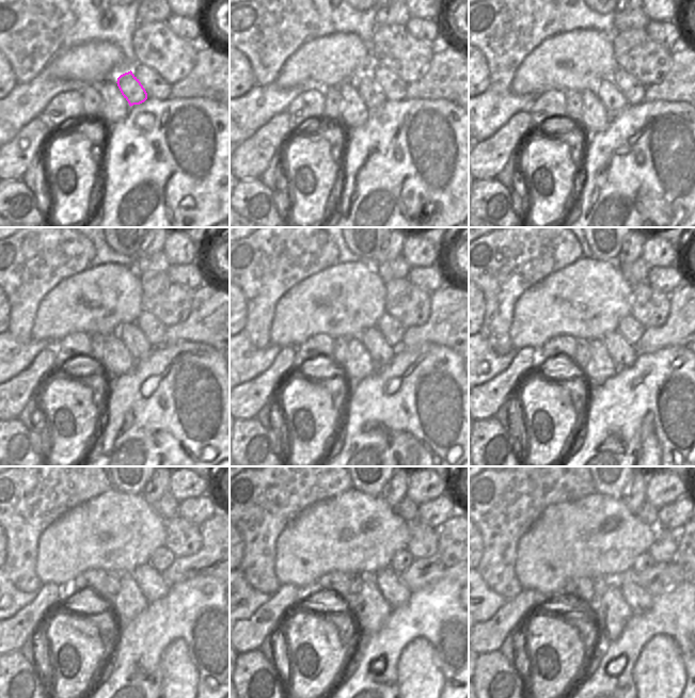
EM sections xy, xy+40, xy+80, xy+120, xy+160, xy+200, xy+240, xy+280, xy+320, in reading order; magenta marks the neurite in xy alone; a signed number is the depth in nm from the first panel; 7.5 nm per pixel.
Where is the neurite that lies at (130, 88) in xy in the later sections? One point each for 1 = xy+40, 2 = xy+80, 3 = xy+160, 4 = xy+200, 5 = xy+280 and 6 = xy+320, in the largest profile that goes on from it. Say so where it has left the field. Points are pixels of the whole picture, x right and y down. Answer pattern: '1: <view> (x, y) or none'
1: xy+40 (372, 94)
2: xy+80 (613, 99)
3: xy+160 (381, 352)
4: xy+200 (624, 353)
5: xy+280 (395, 592)
6: xy+320 (640, 601)

